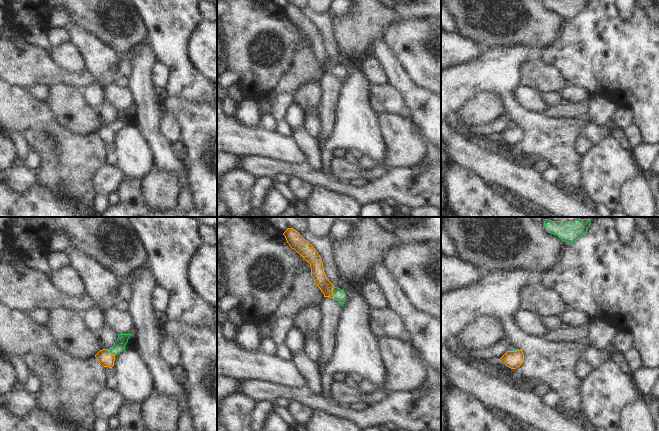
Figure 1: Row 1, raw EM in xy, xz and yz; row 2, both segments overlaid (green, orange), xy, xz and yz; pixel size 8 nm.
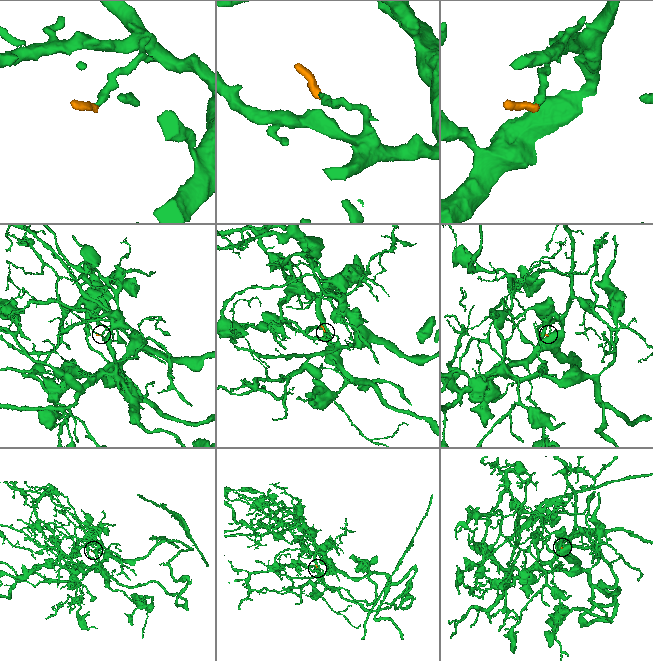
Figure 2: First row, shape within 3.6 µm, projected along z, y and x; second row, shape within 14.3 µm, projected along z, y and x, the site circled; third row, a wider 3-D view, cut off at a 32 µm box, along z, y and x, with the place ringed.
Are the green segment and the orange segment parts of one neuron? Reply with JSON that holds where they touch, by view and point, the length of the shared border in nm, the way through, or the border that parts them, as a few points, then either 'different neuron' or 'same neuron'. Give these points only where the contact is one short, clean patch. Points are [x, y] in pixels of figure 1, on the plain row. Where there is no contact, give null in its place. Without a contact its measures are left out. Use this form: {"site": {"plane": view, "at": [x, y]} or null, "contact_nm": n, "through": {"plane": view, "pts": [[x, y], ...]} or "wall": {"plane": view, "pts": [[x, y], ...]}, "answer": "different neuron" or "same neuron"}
{"site": {"plane": "xz", "at": [333, 69]}, "contact_nm": 100, "through": {"plane": "xz", "pts": [[339, 71], [333, 69], [322, 58], [317, 47]]}, "answer": "same neuron"}

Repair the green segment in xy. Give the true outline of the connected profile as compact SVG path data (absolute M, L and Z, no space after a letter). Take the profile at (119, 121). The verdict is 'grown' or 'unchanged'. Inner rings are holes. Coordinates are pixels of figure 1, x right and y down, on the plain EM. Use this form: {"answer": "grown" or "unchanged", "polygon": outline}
{"answer": "grown", "polygon": "M118 110L117 117L109 125L100 126L95 133L104 142L112 144L114 142L115 132L125 125L131 110Z"}

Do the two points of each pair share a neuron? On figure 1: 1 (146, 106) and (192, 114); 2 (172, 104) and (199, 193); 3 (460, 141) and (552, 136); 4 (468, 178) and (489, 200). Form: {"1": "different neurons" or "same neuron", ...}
{"1": "different neurons", "2": "same neuron", "3": "different neurons", "4": "same neuron"}

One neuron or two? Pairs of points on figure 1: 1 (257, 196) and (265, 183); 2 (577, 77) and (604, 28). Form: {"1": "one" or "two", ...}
{"1": "one", "2": "one"}

